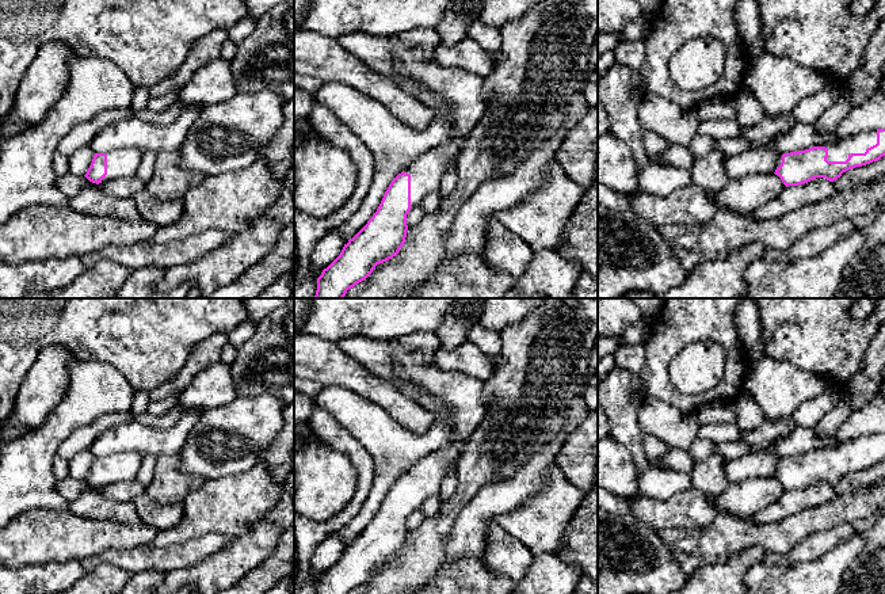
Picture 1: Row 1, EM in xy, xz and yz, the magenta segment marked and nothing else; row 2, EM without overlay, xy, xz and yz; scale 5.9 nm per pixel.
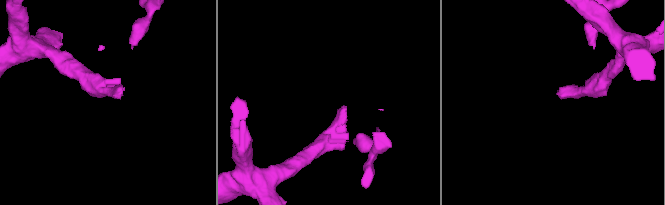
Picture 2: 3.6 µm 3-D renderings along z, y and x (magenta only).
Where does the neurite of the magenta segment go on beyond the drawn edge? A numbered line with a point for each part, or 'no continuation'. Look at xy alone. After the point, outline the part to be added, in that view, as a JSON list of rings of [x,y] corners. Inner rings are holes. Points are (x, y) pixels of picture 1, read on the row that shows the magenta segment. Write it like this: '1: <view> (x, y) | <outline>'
1: xy (121, 163) | [[[121,148],[108,151],[107,155],[107,175],[102,183],[111,182],[117,178],[127,178],[136,175],[142,160],[140,148]]]

